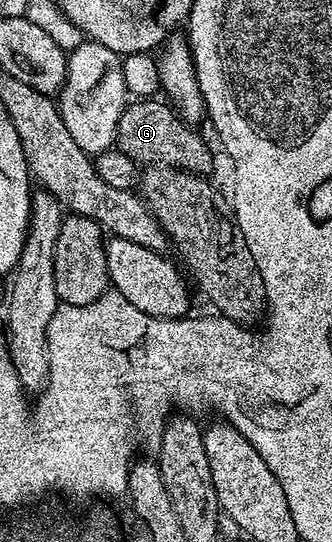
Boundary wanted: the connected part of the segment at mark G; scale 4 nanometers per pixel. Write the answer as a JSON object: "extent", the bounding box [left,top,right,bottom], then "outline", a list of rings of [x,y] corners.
{"extent":[115,98,212,175],"outline":[[[140,98],[127,103],[118,120],[115,149],[148,168],[189,170],[191,174],[207,175],[212,166],[212,150],[204,143],[195,125],[189,124],[167,101]]]}

